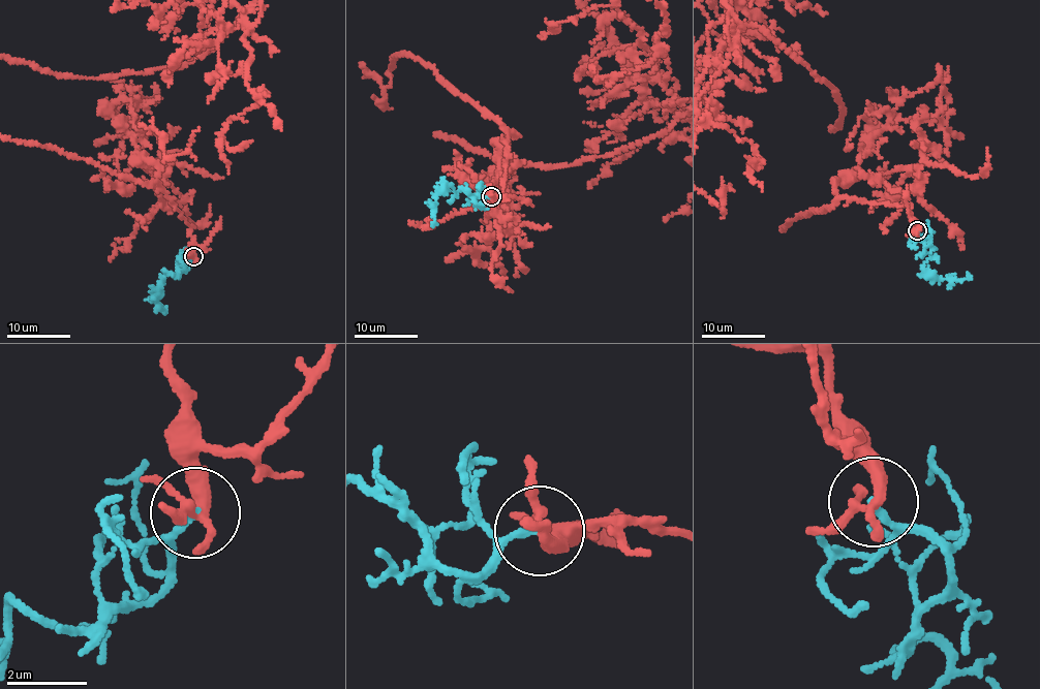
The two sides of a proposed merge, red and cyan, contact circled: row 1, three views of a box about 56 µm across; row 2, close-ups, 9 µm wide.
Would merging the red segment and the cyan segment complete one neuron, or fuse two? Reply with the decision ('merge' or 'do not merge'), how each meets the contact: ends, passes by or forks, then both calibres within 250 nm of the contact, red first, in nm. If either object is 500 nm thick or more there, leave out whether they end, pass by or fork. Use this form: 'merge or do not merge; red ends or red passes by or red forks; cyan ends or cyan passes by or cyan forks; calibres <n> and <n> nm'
do not merge; red forks; cyan passes by; calibres 240 and 140 nm

